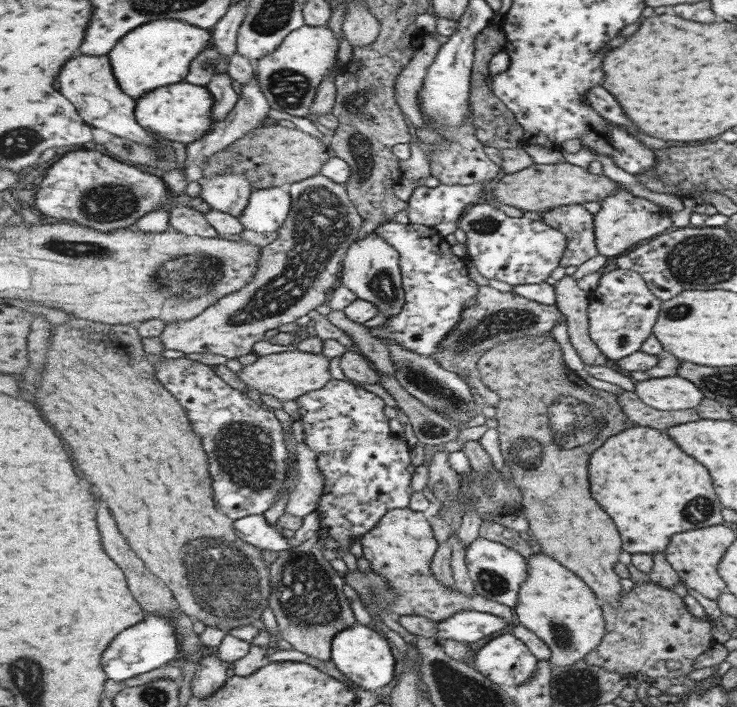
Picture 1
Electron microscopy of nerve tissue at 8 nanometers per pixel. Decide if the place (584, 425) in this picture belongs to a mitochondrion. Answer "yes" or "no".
yes

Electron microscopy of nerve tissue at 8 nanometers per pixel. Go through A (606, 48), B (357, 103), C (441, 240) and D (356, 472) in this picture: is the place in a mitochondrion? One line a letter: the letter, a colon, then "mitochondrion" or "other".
A: other
B: mitochondrion
C: other
D: other

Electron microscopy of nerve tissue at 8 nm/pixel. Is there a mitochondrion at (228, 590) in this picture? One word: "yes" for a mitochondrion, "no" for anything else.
yes

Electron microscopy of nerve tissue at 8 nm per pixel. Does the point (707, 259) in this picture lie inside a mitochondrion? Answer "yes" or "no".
yes

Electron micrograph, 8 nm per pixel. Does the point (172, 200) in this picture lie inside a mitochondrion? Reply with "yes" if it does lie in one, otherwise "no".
no

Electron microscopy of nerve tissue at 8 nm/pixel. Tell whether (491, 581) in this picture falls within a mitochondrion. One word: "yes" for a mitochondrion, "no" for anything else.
yes

